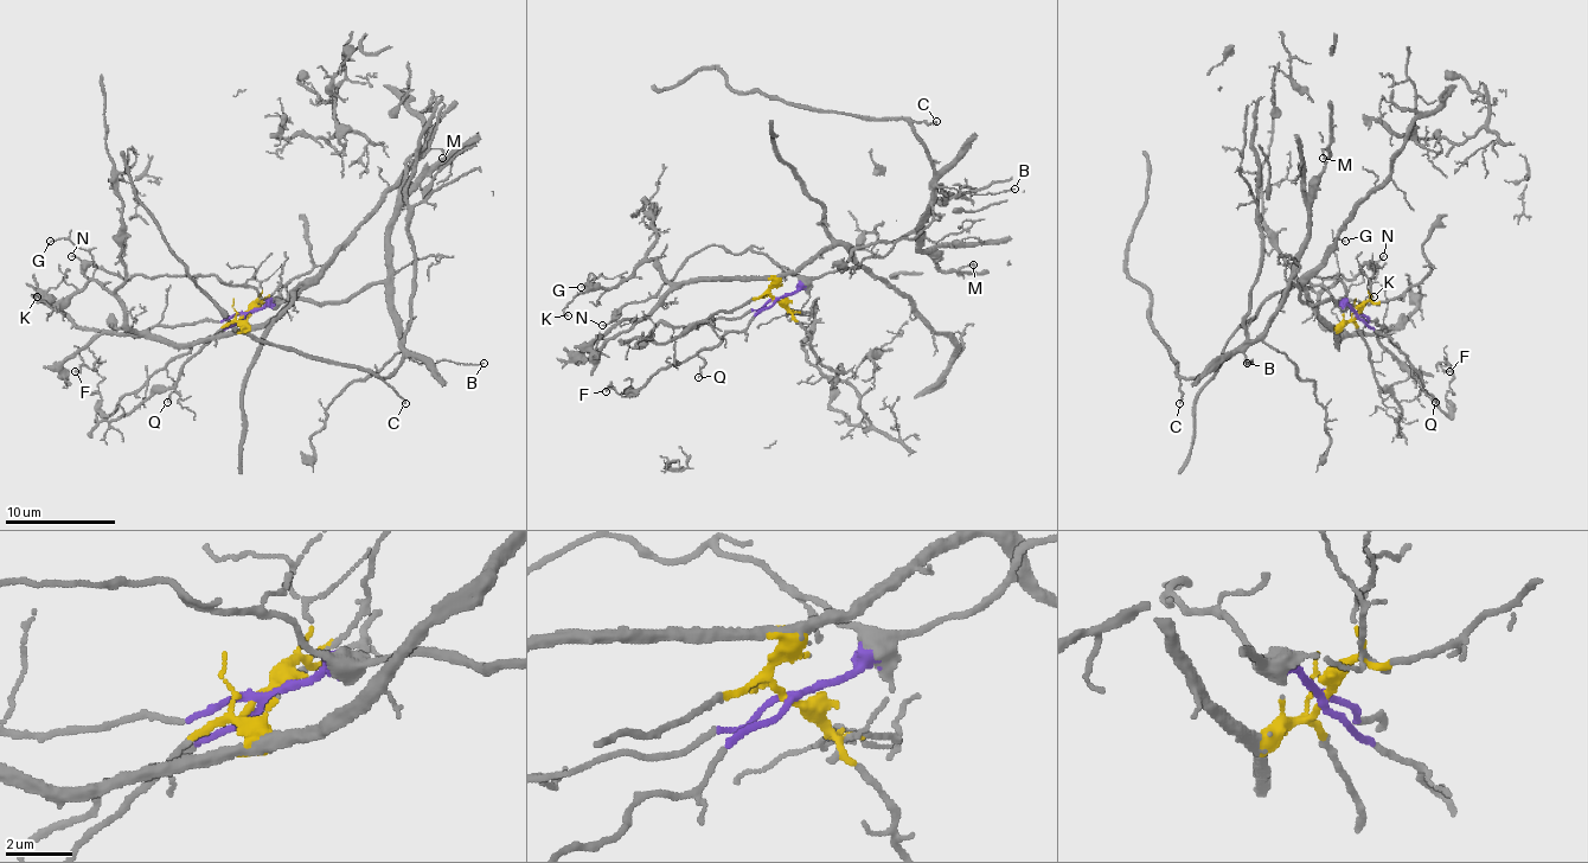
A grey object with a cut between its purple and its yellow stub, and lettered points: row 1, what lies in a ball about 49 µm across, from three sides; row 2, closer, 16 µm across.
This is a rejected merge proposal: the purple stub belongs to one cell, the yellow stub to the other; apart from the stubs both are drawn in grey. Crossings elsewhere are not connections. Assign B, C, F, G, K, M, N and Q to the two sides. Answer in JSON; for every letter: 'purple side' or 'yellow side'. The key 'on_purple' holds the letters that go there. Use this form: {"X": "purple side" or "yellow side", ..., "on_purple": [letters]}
{"B": "purple side", "C": "purple side", "F": "purple side", "G": "yellow side", "K": "yellow side", "M": "purple side", "N": "purple side", "Q": "purple side", "on_purple": ["B", "C", "F", "M", "N", "Q"]}

